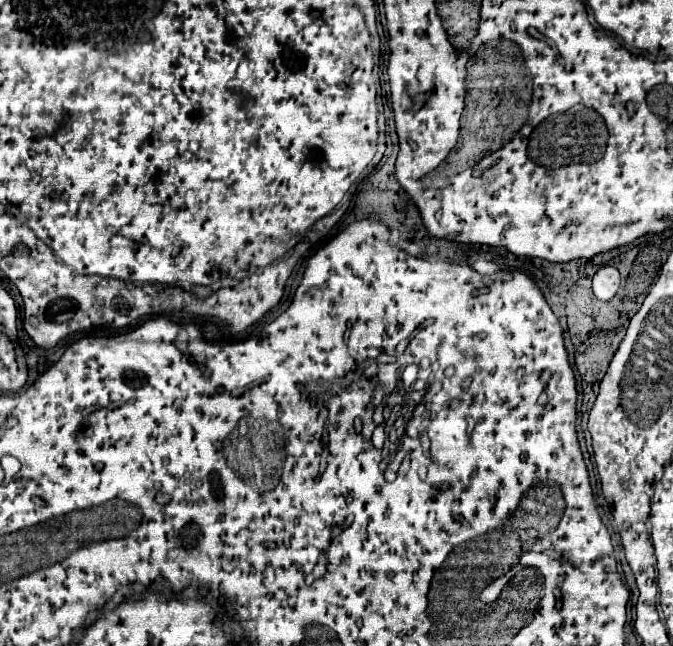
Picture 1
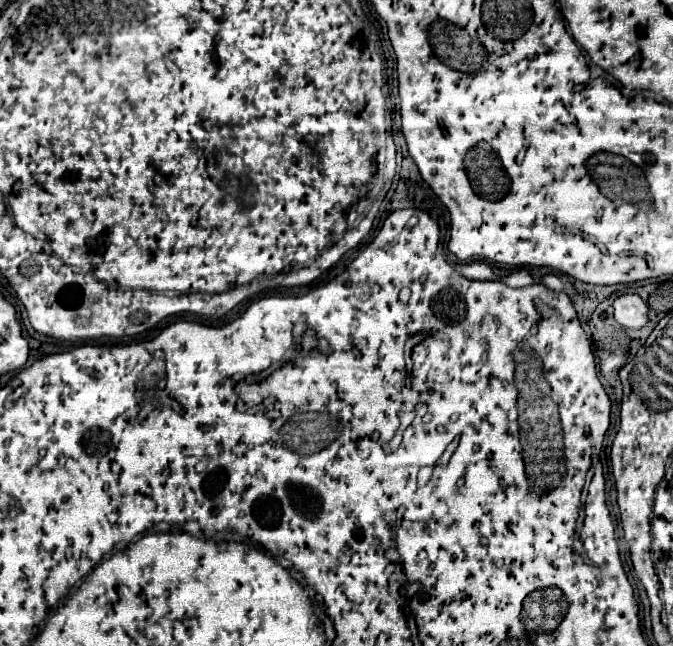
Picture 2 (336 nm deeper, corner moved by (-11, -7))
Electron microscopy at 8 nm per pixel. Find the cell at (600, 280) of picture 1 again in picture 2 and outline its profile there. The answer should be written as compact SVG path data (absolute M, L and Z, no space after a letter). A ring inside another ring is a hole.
M622 295L614 301L614 319L626 329L642 329L648 323L648 305L640 295Z

